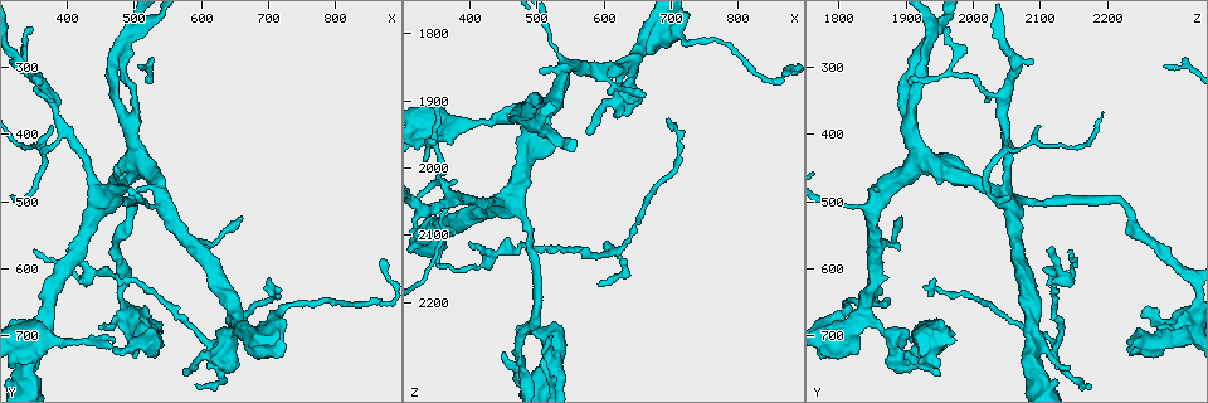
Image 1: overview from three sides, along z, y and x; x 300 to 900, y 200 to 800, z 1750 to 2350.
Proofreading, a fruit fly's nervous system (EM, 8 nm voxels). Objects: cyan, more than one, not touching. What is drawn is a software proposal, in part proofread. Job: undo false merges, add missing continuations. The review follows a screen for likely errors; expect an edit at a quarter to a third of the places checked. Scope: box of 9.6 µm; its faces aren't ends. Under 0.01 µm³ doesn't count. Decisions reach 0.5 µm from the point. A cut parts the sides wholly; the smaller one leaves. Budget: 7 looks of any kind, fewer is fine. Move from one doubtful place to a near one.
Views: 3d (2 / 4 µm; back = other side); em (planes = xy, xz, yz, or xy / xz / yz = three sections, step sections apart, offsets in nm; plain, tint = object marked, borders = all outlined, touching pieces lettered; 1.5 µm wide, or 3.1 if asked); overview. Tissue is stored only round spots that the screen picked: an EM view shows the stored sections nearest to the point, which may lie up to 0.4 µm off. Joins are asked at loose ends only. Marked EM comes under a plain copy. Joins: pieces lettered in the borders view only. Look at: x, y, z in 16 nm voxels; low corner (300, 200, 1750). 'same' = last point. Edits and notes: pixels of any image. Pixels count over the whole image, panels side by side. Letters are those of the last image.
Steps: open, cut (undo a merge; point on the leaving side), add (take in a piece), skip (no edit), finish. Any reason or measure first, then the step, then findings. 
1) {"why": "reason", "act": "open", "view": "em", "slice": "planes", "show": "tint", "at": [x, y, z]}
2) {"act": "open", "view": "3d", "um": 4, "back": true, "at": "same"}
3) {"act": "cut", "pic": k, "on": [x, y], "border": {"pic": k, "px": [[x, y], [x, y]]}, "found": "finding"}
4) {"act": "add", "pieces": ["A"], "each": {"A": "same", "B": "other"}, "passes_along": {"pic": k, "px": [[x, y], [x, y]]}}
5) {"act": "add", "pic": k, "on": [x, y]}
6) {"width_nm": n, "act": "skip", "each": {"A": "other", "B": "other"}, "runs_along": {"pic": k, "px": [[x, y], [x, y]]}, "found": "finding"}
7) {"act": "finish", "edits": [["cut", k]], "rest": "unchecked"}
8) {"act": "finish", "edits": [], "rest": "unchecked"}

{"why": "thin end", "act": "open", "view": "em", "slice": "planes", "show": "borders", "at": [350, 245, 1960]}

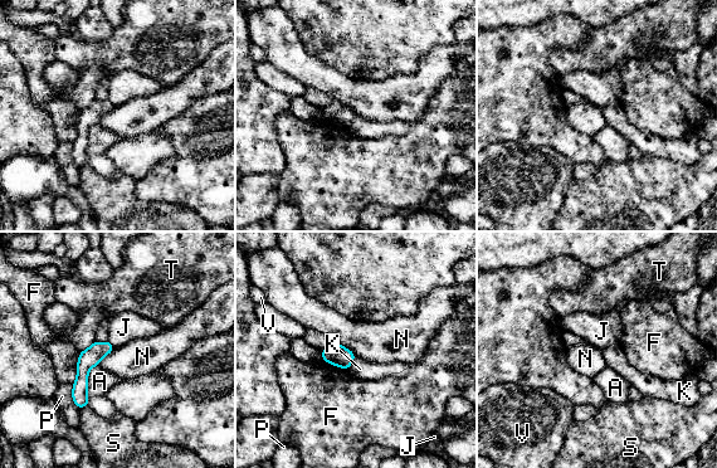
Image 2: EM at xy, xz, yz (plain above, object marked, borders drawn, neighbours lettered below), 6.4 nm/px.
{"width_nm": 120, "longest_contact_nm": ["A", 220], "act": "skip", "each": {"A": "other", "F": "other", "J": "other", "K": "other", "N": "other", "P": "other", "S": "other", "T": "other", "V": "other"}, "found": "none of them fits"}

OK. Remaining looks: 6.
{"why": "tapers out", "act": "open", "view": "3d", "um": 4, "at": [470, 705, 1905]}

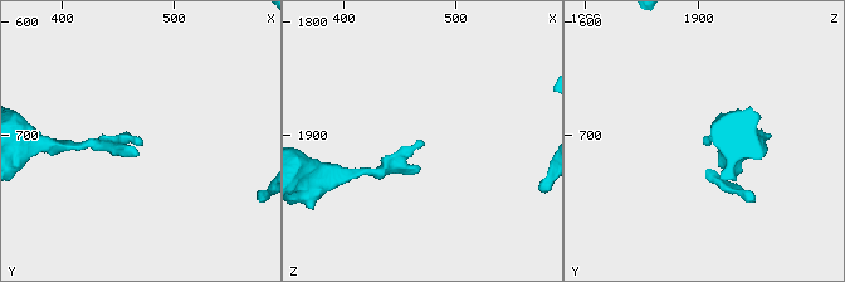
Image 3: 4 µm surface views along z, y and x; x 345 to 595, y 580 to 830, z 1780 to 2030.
{"why": "need the tissue", "act": "open", "view": "em", "slice": "planes", "show": "borders", "at": [470, 704, 1904]}

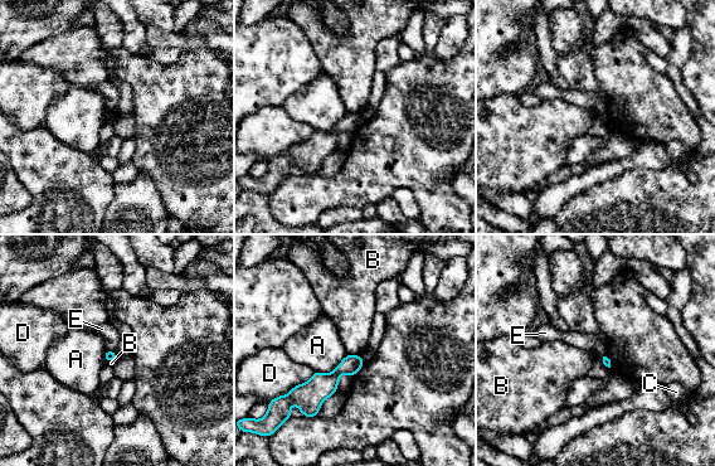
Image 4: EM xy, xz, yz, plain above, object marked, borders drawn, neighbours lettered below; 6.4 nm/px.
{"act": "skip", "each": {"A": "other", "B": "other", "C": "other", "D": "other", "E": "other"}, "runs_along": {"pic": 4, "px": [[358, 358], [311, 394], [296, 394]]}, "found": "no lettered piece goes on from it"}

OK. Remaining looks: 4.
{"act": "open", "view": "3d", "um": 2, "at": [490, 500, 2100]}

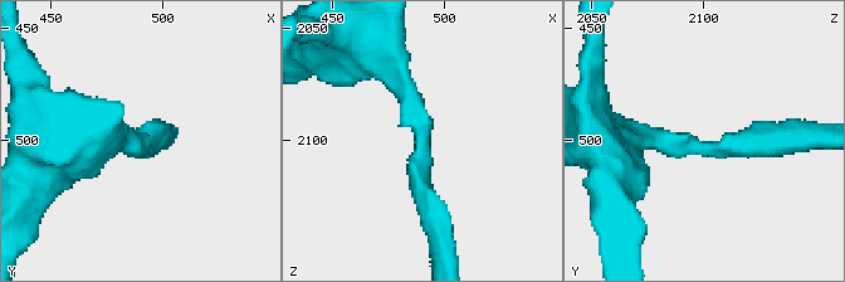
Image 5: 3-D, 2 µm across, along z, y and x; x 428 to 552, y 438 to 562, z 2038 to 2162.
{"arm_widths_nm": [180, 320], "why": "now the EM", "act": "open", "view": "em", "slice": "xz", "step": 4, "show": "tint", "at": [490, 501, 2103]}

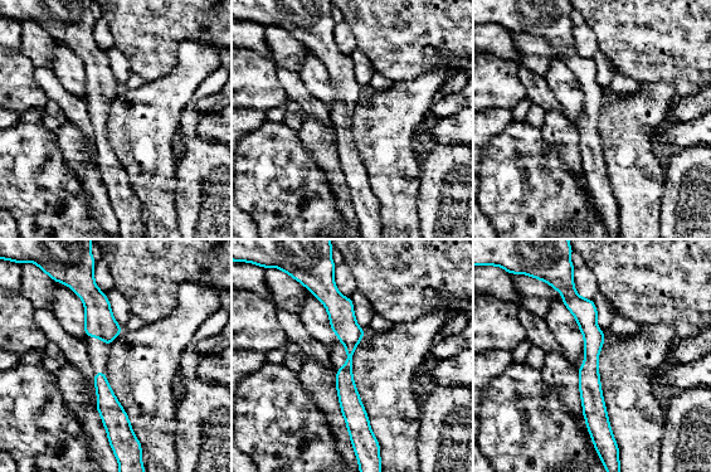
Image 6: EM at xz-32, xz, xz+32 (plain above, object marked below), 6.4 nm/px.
{"why": "what lies round it", "act": "open", "view": "em", "slice": "xz", "step": 4, "show": "borders", "at": "same"}

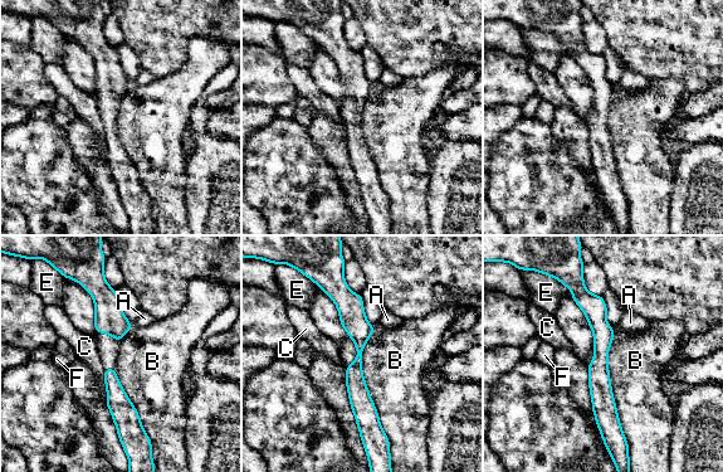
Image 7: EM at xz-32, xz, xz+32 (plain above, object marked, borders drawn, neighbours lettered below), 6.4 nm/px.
{"width_nm": 90, "act": "skip", "each": {"A": "other", "B": "other", "C": "other", "E": "other", "F": "other"}, "runs_along": {"pic": 7, "px": [[340, 285], [358, 329], [369, 432]]}, "found": "all the same neuron"}

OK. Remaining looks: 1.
{"act": "finish", "edits": [], "rest": "unchecked"}

